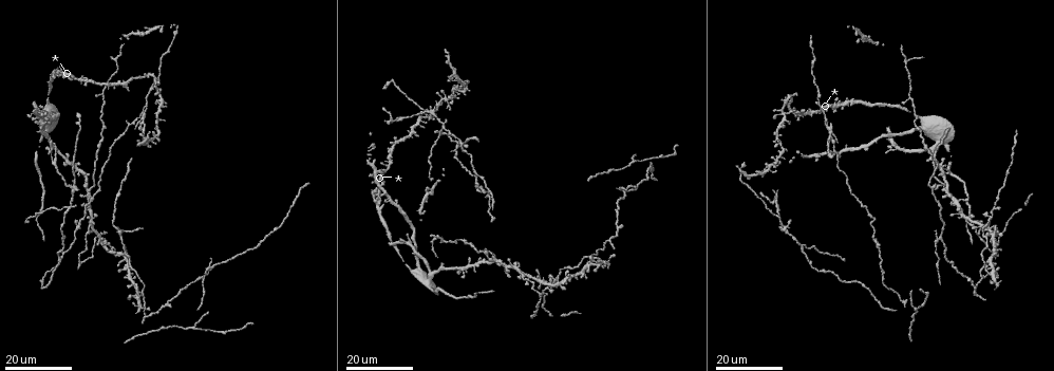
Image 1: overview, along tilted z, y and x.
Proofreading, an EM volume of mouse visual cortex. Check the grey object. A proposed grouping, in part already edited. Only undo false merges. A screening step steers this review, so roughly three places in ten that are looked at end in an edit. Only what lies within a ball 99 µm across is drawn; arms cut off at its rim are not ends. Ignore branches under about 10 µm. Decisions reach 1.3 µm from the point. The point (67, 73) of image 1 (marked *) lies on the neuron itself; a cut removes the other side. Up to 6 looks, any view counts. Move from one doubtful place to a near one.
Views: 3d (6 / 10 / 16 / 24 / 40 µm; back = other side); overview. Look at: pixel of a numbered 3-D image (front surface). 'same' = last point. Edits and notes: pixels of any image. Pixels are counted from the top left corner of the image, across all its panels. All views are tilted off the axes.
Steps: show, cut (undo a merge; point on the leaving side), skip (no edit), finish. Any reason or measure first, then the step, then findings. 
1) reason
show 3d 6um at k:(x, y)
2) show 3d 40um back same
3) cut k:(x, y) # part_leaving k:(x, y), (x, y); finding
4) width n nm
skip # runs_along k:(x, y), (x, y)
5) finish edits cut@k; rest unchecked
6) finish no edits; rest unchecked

looks like a crossing
show 3d 16um at 1:(938, 239)

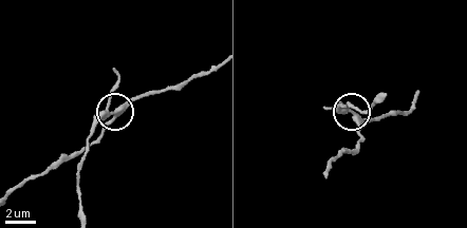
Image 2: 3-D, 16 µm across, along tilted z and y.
show 3d 6um at 2:(356, 118)

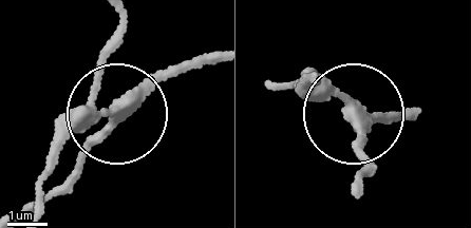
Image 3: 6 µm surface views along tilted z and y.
arms 4
cut 3:(51, 157) # part_leaving 3:(87, 120), (60, 146), (37, 214); two neurons meet here

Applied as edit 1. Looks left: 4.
show overview

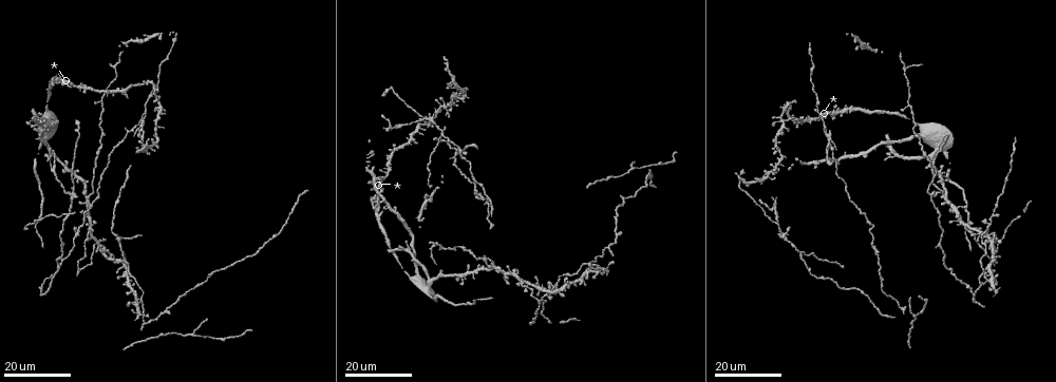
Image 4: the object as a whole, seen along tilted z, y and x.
arms part here
show 3d 16um at 4:(635, 168)

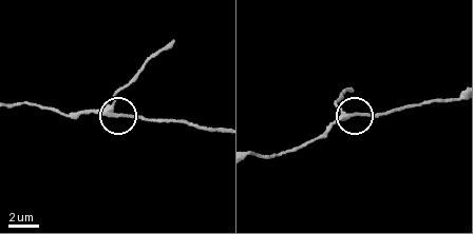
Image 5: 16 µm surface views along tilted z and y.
show 3d 6um at 5:(347, 117)

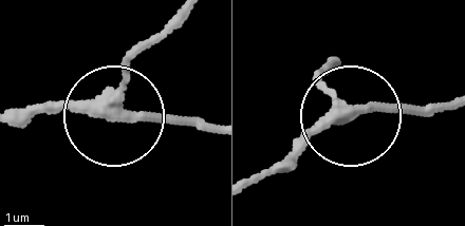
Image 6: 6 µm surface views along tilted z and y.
skip # all the same neuron

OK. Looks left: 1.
finish edits cut@3; rest unchecked

